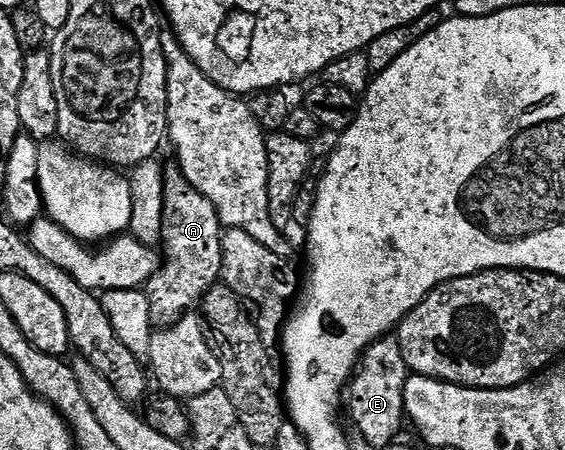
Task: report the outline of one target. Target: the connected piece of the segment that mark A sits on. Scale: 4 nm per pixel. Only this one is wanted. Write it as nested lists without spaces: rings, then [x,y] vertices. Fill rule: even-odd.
[[[166,167],[164,179],[163,230],[159,241],[163,263],[143,288],[151,306],[151,322],[158,329],[169,328],[190,310],[196,309],[207,290],[220,281],[223,231],[215,206],[187,182],[180,168]]]

